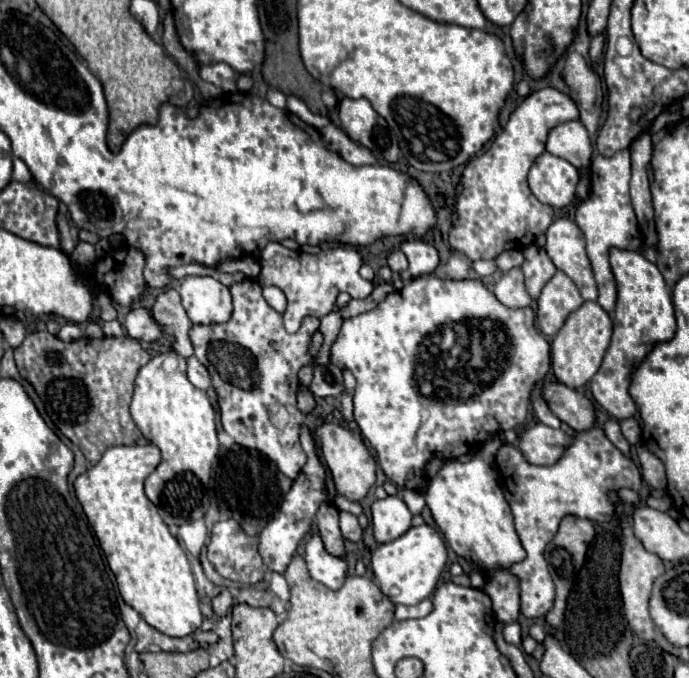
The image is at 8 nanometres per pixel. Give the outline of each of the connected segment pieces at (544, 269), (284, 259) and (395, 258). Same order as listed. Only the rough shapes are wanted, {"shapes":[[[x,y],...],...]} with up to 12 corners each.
{"shapes":[[[534,244],[524,250],[526,292],[536,300],[556,266]],[[270,242],[260,284],[286,294],[284,326],[366,298],[362,256],[338,245],[304,254]],[[402,252],[388,254],[388,266],[394,272],[408,268],[408,260]]]}

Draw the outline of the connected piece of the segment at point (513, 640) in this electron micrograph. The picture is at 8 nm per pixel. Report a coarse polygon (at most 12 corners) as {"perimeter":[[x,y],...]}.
{"perimeter":[[520,624],[504,626],[508,644],[520,646]]}

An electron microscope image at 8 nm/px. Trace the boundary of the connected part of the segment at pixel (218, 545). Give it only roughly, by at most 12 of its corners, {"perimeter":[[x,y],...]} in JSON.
{"perimeter":[[234,520],[216,522],[208,560],[232,582],[258,584],[258,538]]}

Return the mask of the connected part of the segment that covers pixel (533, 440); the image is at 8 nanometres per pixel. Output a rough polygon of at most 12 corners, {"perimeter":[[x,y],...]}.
{"perimeter":[[536,424],[518,448],[530,464],[550,466],[570,438]]}

